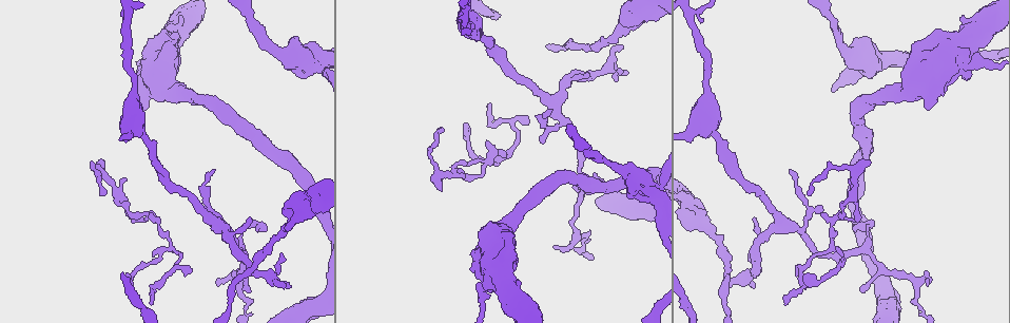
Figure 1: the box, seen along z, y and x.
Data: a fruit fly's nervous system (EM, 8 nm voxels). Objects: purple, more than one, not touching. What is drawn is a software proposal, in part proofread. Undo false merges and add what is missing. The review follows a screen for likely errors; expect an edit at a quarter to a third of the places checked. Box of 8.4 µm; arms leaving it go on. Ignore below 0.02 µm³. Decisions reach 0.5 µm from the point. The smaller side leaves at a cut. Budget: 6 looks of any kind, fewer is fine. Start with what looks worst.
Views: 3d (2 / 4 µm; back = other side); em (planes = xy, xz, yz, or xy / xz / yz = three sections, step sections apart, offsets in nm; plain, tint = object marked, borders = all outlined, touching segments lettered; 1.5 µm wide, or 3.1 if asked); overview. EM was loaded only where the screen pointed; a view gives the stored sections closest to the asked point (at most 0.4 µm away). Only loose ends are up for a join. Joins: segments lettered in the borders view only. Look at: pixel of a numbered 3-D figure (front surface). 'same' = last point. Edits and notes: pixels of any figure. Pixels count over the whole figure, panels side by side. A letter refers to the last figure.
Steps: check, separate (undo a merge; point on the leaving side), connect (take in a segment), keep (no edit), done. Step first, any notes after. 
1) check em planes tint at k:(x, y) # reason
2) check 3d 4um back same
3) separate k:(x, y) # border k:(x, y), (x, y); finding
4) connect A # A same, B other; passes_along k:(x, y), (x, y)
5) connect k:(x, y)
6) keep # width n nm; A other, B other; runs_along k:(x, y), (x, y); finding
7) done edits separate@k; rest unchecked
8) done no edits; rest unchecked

check em planes borders at 1:(440, 190) # free end

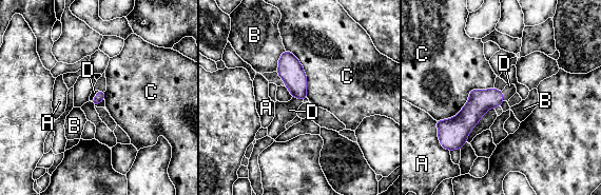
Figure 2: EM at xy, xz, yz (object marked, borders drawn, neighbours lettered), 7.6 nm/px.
connect D # A other, B other, C other, D same; passes_along 2:(290, 70), (297, 97), (285, 112); it goes on there

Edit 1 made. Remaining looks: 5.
check 3d 2um at 1:(214, 172) # thin end

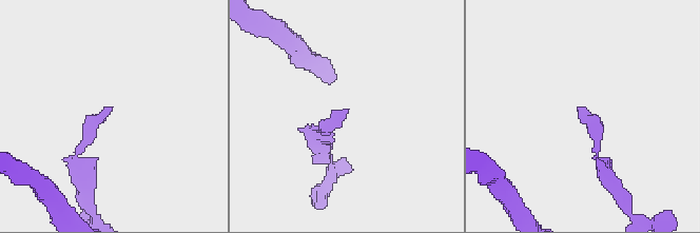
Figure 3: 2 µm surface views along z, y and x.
check em xz step 8 borders at 3:(578, 110) # shape alone is not enough

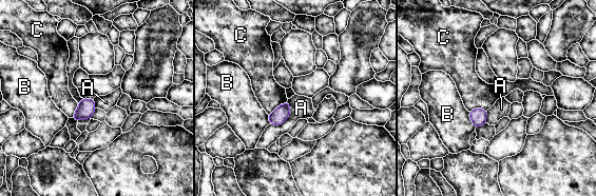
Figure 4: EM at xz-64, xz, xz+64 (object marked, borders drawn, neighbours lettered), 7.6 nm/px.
keep # A other, B other, C other; no lettered segment goes on from it

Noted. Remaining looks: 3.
check em 3.1um planes borders at 1:(105, 190) # thin end

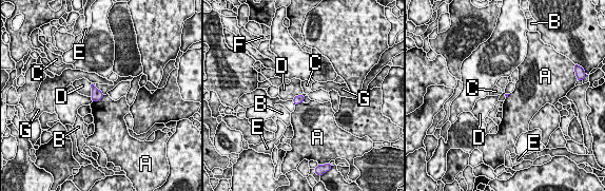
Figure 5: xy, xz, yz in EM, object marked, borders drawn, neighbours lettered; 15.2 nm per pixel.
keep # longest_contact D 240 nm; A other, B other, C other, D other, E other, F other, G other; border 5:(90, 82), (91, 97); no lettered segment goes on from it

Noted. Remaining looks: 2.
done edits connect@2; rest unchecked

